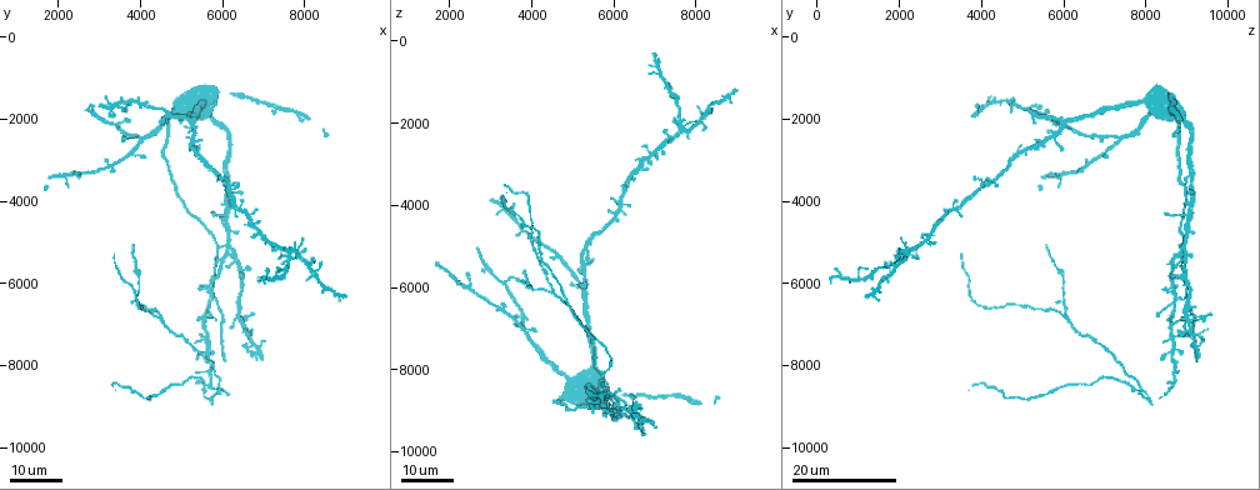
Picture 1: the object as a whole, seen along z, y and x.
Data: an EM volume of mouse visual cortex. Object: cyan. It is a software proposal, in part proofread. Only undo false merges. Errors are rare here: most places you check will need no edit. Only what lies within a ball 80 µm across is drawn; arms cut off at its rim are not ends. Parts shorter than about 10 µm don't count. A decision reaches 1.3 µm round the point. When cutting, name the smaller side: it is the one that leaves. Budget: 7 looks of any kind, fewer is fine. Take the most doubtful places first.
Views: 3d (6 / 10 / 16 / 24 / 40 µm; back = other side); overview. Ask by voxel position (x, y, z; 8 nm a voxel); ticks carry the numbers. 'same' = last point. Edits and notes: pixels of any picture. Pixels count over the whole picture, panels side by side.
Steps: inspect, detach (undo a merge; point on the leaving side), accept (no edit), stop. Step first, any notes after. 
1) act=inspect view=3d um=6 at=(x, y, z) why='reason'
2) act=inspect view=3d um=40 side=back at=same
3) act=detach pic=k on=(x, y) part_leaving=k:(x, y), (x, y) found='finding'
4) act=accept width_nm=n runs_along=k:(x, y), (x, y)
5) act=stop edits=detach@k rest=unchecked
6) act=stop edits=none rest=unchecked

act=inspect view=3d um=24 at=(7650, 5200, 2050)

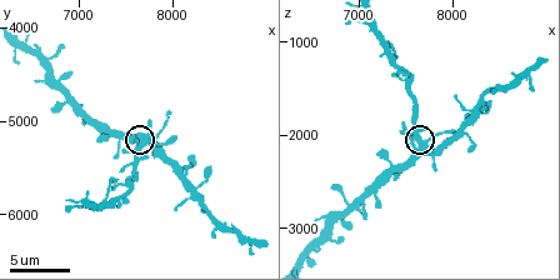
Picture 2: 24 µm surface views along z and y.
act=inspect view=3d um=6 at=(7700, 5200, 2100)

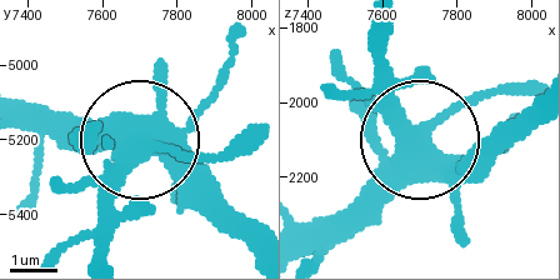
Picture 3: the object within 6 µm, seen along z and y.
act=accept found='all the same neuron'

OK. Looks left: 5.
act=inspect view=3d um=24 at=(5200, 2100, 5950) why='four-way junction'

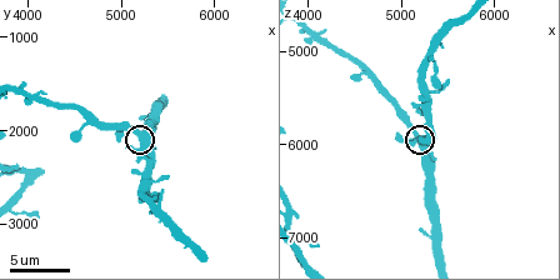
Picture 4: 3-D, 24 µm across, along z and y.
act=inspect view=3d um=10 at=same

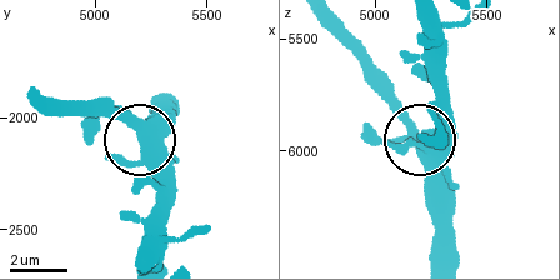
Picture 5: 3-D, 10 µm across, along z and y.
act=accept width_nm=430 runs_along=5:(173, 94), (173, 106), (139, 136), (89, 101) found='continuous, no second neuron'

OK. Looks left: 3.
act=inspect view=3d um=24 at=(5900, 8550, 7900) why='three-way junction'

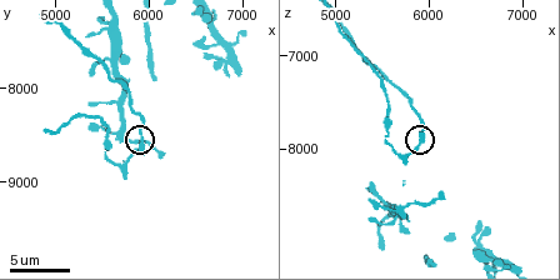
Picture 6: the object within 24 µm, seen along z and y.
act=inspect view=3d um=10 at=same why='zoom in'

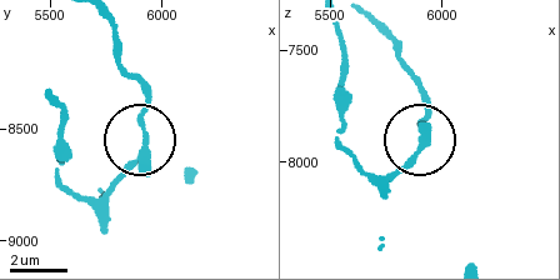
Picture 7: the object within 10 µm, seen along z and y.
act=inspect view=3d um=6 at=same

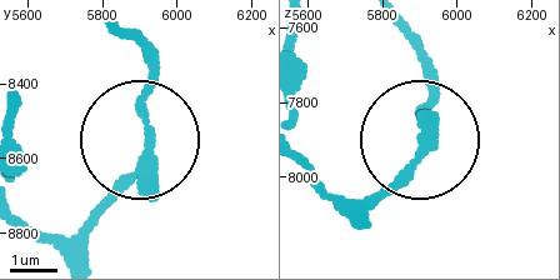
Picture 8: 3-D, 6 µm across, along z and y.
act=accept arms=3 found='continuous, no second neuron'

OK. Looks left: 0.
act=stop edits=none rest=unchecked

